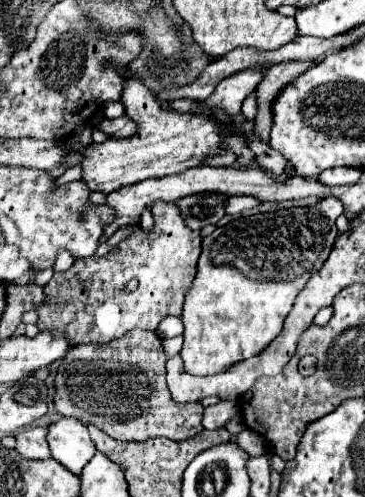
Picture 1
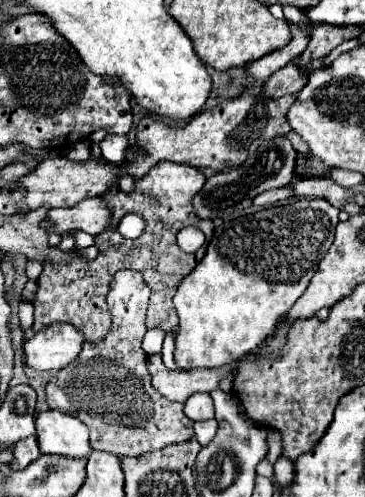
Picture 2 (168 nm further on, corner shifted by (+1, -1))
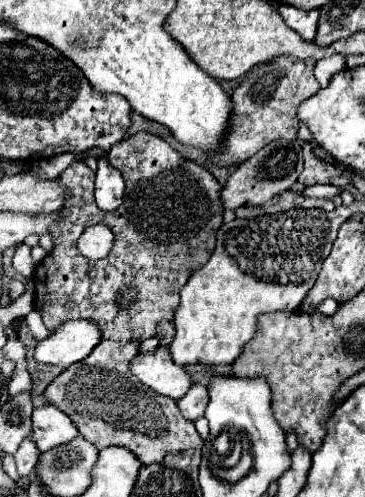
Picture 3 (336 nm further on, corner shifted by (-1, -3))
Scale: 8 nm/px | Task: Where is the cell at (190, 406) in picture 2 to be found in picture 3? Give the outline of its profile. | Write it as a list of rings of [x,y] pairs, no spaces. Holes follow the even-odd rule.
[[[194,384],[194,386],[186,392],[186,396],[180,398],[178,406],[180,406],[180,412],[182,412],[188,420],[194,422],[194,420],[202,418],[204,412],[206,412],[206,406],[208,406],[208,390],[206,390],[206,386]]]

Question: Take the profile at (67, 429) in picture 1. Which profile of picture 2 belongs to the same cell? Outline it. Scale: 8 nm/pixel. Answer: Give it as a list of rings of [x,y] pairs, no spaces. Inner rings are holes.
[[[46,410],[36,416],[36,438],[38,438],[38,446],[42,454],[82,458],[82,456],[88,456],[92,450],[88,444],[88,428],[78,418],[62,410]]]

